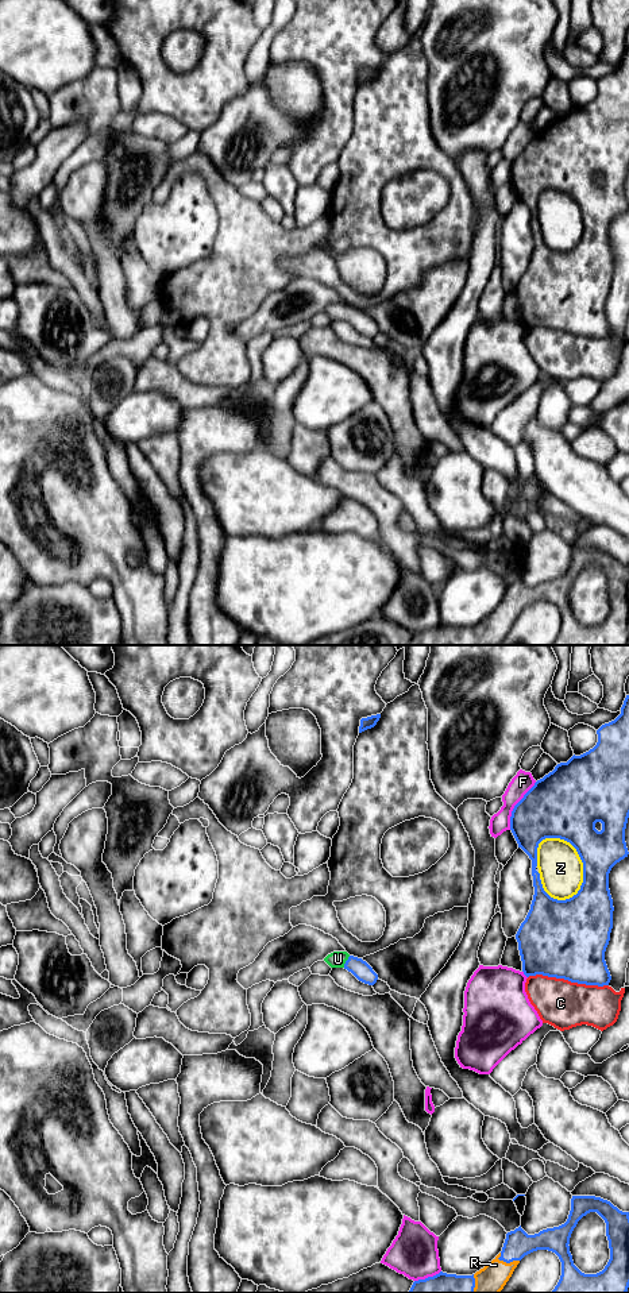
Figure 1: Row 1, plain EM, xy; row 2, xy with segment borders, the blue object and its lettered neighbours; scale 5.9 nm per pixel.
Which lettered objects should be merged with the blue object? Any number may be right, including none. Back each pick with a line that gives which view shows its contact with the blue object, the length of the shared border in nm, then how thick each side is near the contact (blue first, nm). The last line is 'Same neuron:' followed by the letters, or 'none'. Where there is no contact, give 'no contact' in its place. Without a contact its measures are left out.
R: meets blue in xy; contact 140 nm long; 160 nm thick on the blue side, 180 nm on the other
U: meets blue in xy; contact 80 nm long; 110 nm thick on the blue side, 100 nm on the other
Same neuron: R, U

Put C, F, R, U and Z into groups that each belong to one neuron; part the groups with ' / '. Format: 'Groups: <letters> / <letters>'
Groups: C / F / R U / Z

